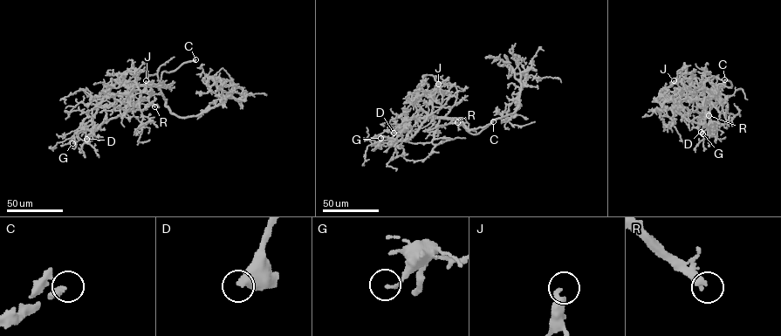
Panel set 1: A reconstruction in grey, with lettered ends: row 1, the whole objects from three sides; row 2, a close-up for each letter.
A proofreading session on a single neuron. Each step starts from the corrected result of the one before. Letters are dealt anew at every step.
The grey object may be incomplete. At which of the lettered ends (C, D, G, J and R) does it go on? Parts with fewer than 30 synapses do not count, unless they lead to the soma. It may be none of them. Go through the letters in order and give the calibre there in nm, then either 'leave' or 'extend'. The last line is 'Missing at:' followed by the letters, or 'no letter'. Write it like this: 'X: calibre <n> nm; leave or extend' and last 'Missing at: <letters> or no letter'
C: calibre 320 nm; extend
D: calibre 480 nm; leave
G: calibre 150 nm; leave
J: calibre 360 nm; leave
R: calibre 280 nm; extend
Missing at: C, R

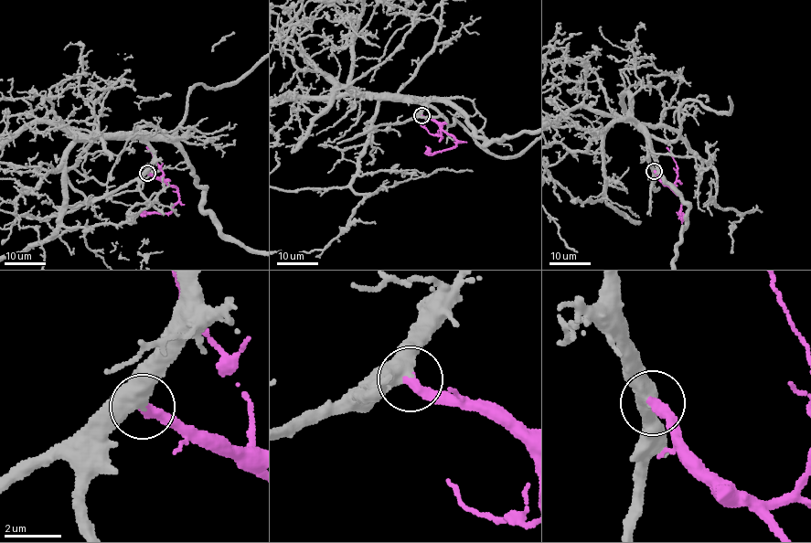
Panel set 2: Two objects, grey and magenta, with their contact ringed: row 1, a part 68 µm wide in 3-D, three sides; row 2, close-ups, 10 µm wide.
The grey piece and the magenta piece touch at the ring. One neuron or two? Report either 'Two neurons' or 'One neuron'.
One neuron

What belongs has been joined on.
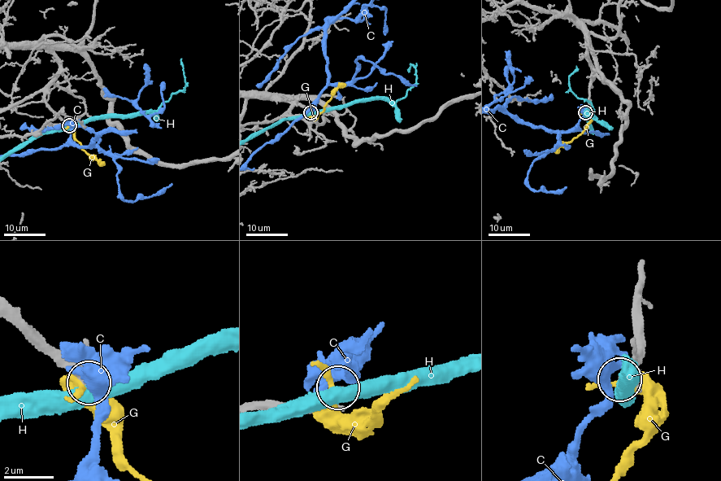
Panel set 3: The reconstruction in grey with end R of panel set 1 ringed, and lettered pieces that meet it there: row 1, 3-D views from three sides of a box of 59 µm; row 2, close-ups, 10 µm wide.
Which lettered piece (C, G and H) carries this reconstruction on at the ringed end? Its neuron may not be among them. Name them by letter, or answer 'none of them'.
none of them

